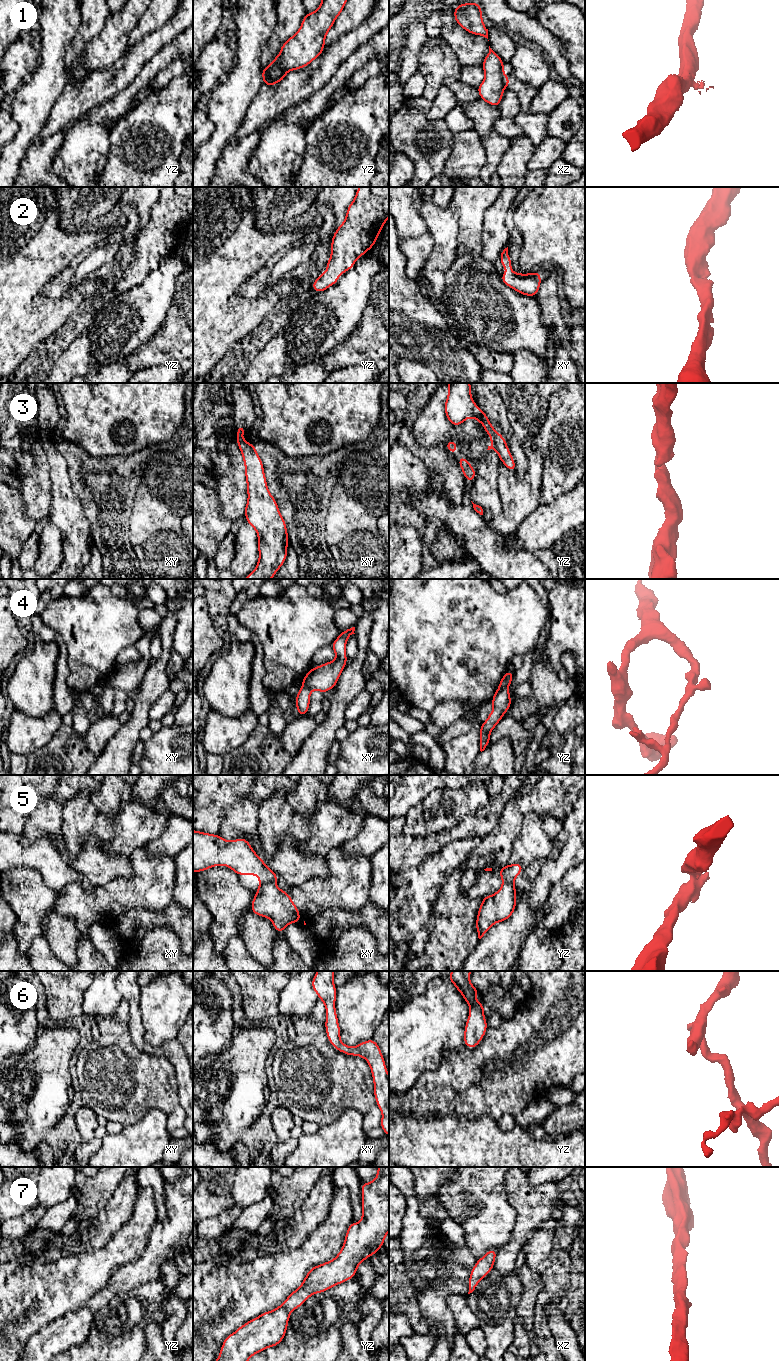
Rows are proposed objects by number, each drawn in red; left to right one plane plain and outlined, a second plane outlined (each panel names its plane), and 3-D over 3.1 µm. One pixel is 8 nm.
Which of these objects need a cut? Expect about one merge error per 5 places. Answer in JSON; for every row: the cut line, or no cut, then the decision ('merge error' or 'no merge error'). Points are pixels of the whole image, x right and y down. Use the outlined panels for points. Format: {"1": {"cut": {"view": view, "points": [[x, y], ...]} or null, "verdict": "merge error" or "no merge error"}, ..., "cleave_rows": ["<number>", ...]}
{"1": {"cut": {"view": "xz", "points": [[502, 63], [501, 81], [504, 87]]}, "verdict": "merge error"}, "2": {"cut": null, "verdict": "no merge error"}, "3": {"cut": null, "verdict": "no merge error"}, "4": {"cut": {"view": "yz", "points": [[499, 686], [507, 687]]}, "verdict": "merge error"}, "5": {"cut": {"view": "xy", "points": [[274, 881], [268, 881], [259, 887]]}, "verdict": "merge error"}, "6": {"cut": null, "verdict": "no merge error"}, "7": {"cut": null, "verdict": "no merge error"}, "cleave_rows": ["1", "4", "5"]}

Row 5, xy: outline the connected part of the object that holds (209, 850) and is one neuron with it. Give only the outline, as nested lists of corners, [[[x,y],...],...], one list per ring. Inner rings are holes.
[[[193,830],[193,872],[224,865],[239,875],[258,875],[259,887],[275,882],[278,875],[258,857],[244,838],[224,840],[219,834]]]

